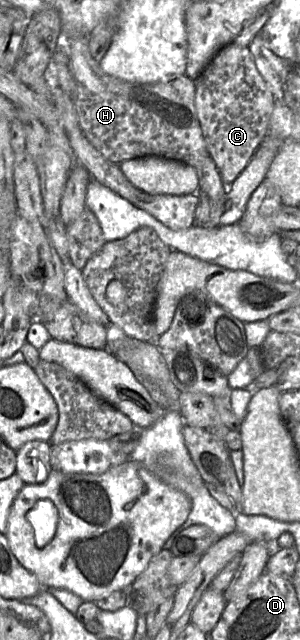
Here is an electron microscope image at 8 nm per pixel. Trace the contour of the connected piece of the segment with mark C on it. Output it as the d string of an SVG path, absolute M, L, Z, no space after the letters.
M224 46L195 78L195 107L220 178L230 187L245 168L268 130L275 98L259 74L249 47Z

